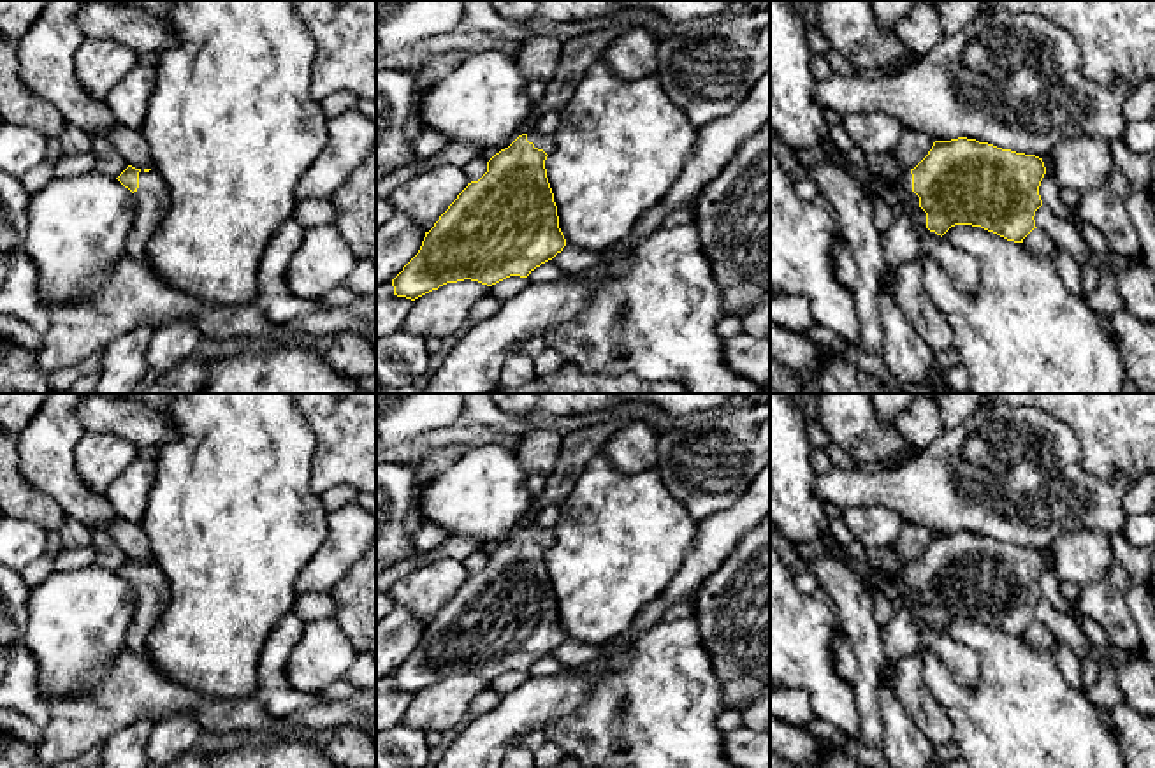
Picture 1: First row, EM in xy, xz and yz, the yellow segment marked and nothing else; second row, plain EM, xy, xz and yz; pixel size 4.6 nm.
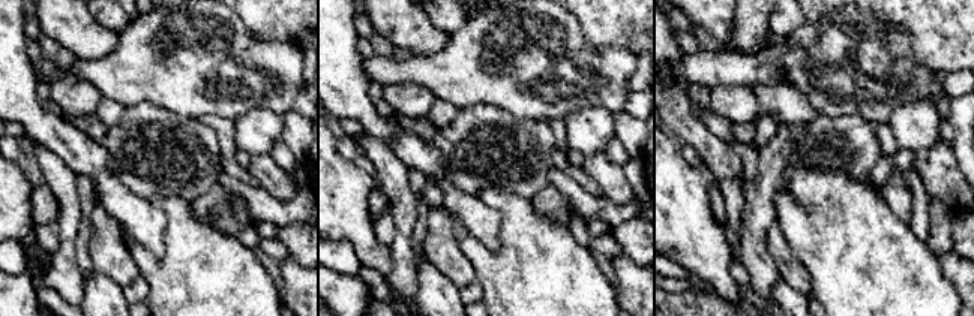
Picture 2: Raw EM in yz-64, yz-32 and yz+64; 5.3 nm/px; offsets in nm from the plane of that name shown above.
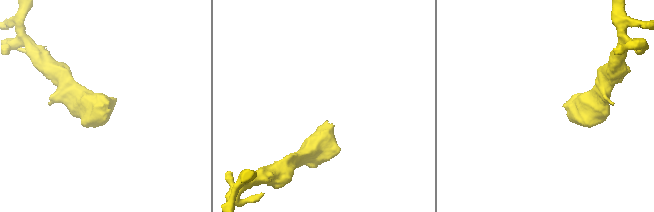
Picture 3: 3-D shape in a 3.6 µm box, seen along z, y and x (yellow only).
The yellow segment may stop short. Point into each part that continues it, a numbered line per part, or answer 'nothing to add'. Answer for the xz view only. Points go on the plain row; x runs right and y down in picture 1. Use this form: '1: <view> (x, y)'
1: xz (540, 535)

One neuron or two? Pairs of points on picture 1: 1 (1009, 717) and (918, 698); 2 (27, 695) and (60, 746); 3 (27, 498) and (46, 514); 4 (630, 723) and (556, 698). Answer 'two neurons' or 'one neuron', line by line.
1: two neurons
2: two neurons
3: one neuron
4: two neurons

